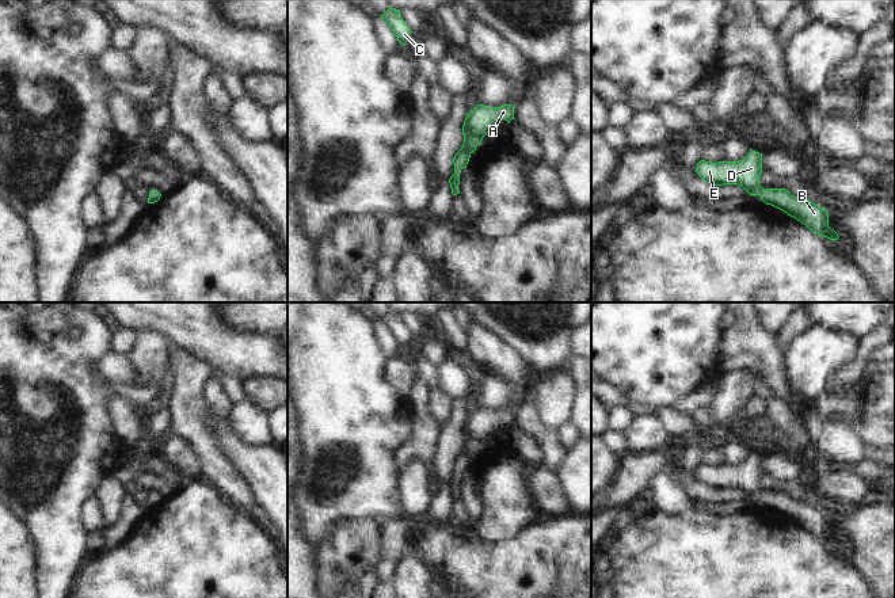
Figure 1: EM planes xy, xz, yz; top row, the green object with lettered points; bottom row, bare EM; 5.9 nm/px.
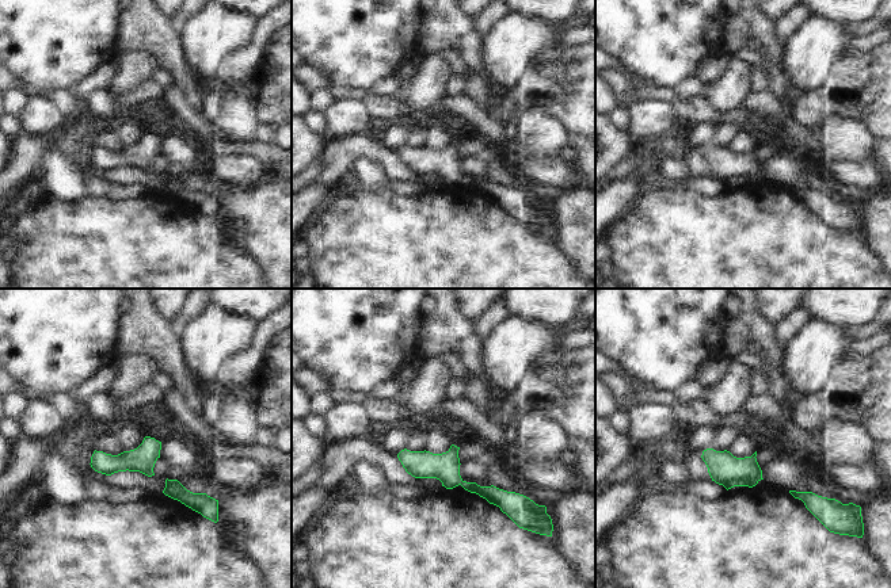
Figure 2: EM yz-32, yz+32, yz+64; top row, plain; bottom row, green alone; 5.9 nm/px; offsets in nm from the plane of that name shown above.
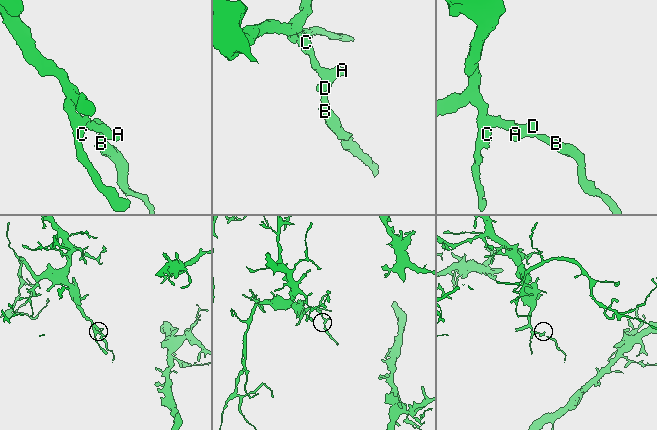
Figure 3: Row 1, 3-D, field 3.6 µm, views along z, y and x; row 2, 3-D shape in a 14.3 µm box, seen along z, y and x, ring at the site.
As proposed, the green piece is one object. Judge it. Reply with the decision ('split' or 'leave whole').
leave whole

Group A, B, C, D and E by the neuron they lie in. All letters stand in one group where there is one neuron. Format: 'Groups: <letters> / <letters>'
Groups: A B C D E

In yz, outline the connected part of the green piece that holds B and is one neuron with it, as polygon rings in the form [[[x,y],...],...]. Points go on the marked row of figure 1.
[[[750,149],[739,161],[697,163],[696,172],[713,186],[738,184],[750,195],[759,195],[766,205],[772,205],[804,224],[814,233],[838,240],[838,233],[829,226],[829,212],[810,199],[792,195],[785,188],[763,190],[759,184],[762,174],[762,153]]]

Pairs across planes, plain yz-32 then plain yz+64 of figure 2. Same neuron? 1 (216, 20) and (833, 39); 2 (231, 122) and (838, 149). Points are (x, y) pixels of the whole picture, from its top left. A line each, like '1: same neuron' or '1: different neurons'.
1: same neuron
2: same neuron

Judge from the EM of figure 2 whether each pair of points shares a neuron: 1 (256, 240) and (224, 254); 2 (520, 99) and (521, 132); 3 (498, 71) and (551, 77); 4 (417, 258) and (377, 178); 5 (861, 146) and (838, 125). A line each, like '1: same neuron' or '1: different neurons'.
1: different neurons
2: different neurons
3: different neurons
4: different neurons
5: same neuron

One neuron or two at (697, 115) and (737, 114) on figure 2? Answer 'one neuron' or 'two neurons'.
one neuron

